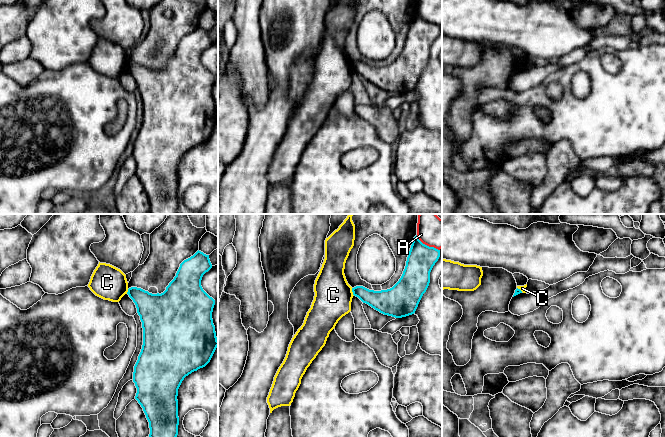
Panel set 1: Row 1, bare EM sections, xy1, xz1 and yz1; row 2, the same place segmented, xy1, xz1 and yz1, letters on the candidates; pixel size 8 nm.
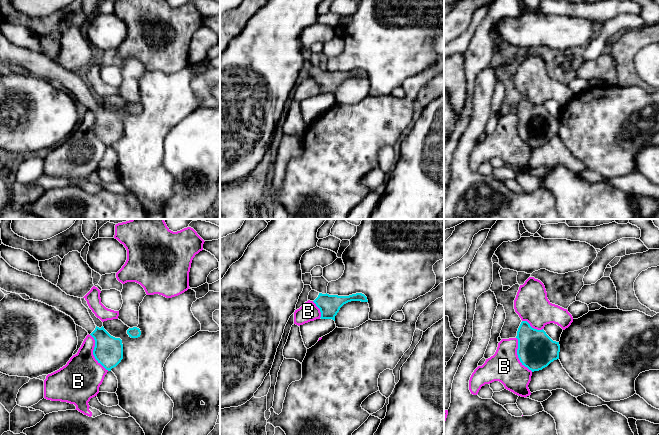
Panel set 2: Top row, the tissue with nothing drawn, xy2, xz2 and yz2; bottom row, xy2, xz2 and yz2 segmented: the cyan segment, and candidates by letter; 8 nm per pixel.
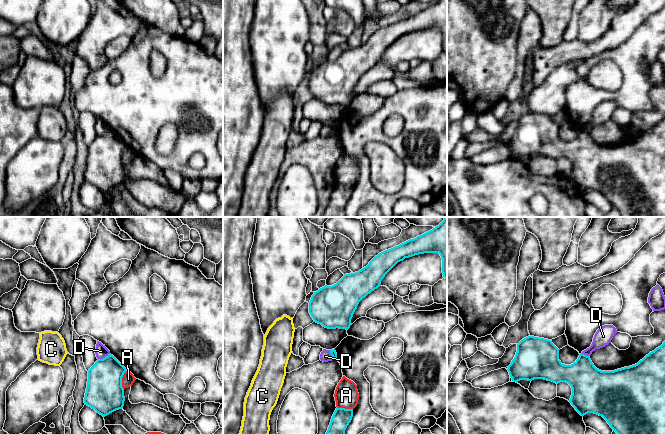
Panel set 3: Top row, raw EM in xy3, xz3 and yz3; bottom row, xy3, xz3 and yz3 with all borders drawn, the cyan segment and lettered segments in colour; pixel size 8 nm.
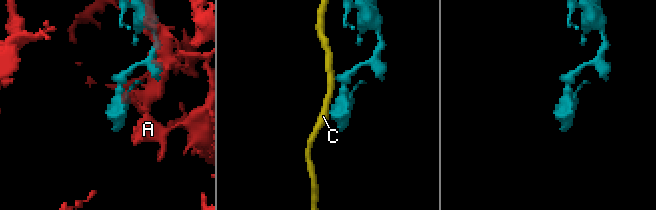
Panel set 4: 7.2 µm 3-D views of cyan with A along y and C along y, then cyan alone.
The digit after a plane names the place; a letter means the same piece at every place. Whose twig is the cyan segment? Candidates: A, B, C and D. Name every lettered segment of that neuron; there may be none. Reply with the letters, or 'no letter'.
no letter

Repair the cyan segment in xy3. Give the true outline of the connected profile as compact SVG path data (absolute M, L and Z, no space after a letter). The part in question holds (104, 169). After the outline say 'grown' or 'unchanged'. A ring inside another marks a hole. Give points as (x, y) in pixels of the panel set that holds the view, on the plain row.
M111 130L98 135L88 146L85 181L103 193L122 185L125 177L122 153L126 147Z; unchanged

